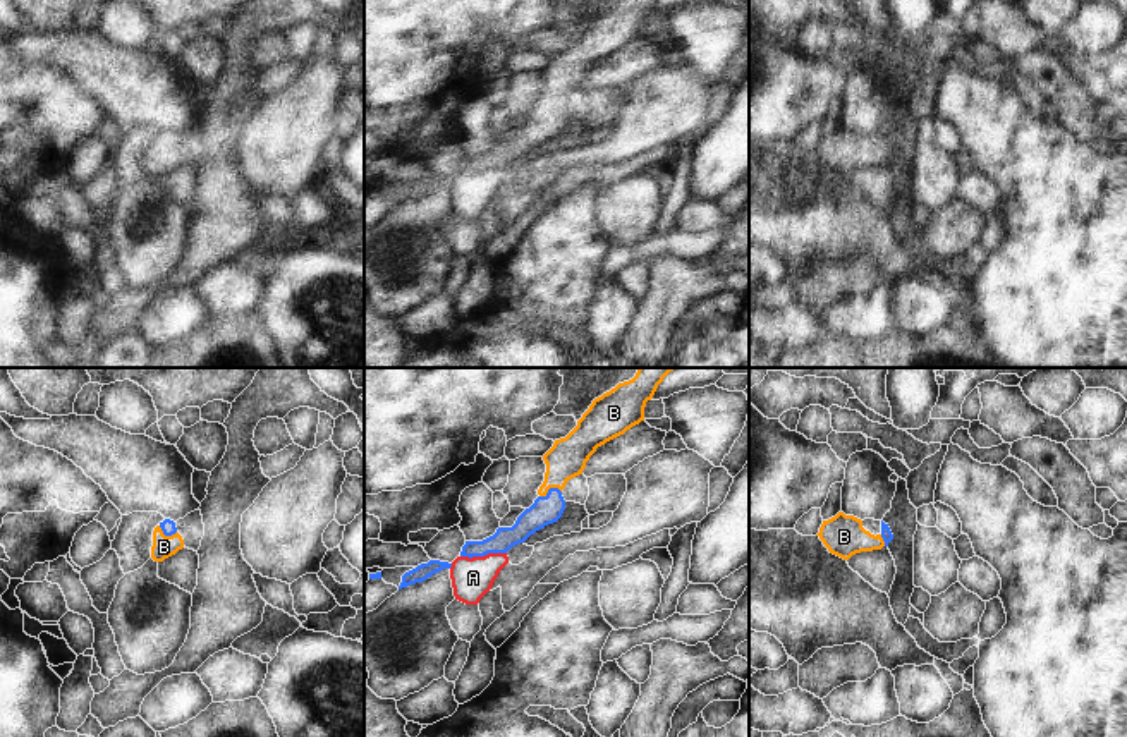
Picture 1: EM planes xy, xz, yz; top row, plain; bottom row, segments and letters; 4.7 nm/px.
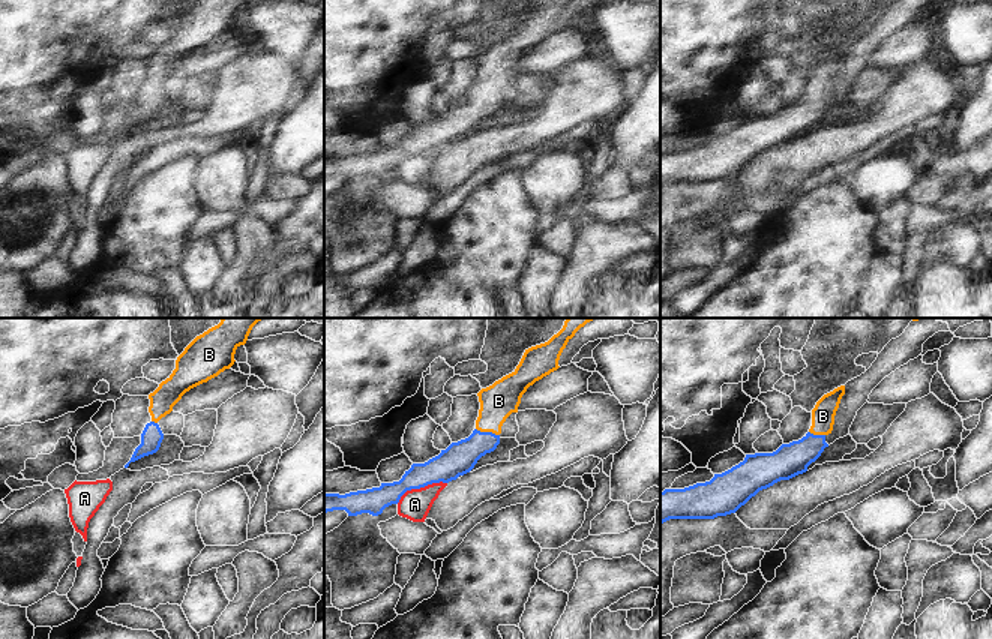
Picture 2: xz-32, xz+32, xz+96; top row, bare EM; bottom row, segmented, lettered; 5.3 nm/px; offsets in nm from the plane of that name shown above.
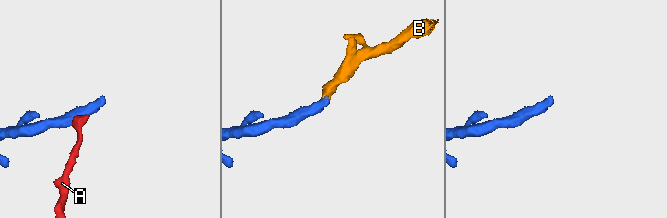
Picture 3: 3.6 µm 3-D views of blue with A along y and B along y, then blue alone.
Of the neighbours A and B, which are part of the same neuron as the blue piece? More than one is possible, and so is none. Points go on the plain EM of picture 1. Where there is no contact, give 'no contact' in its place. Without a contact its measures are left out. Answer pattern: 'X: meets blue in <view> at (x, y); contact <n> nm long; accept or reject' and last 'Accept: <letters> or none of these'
A: meets blue in xz at (483, 170); contact 220 nm long; reject
B: meets blue in xz at (550, 103); contact 110 nm long; accept
Accept: B

